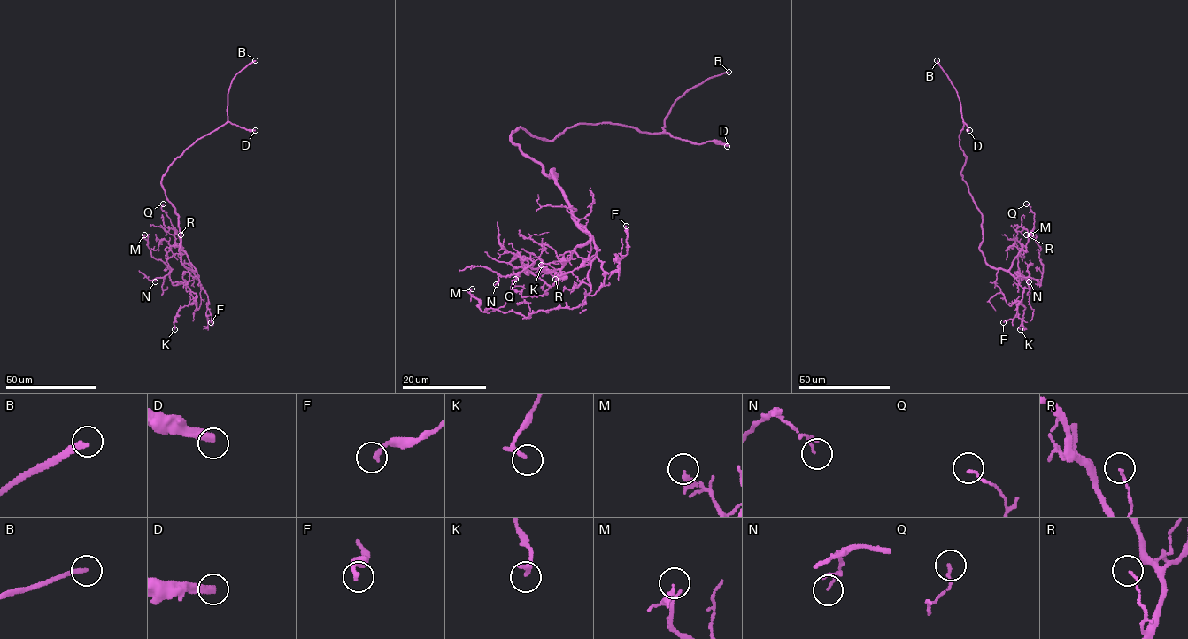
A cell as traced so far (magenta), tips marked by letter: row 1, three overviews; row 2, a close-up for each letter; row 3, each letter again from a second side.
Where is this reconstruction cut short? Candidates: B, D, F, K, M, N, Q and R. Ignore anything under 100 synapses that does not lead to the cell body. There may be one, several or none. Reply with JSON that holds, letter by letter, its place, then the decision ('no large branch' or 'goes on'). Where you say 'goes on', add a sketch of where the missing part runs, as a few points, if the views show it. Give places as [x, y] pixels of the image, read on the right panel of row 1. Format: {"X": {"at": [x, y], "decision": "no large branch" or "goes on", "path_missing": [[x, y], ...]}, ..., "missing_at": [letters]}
{"B": {"at": [937, 60], "decision": "goes on", "path_missing": [[937, 60], [898, 54], [901, 62], [894, 76], [898, 134], [913, 149], [939, 138], [920, 126], [906, 128]]}, "D": {"at": [969, 130], "decision": "goes on", "path_missing": [[969, 130], [967, 134], [958, 134], [958, 127], [952, 134], [942, 129], [948, 111], [944, 102], [934, 119]]}, "F": {"at": [1003, 322], "decision": "no large branch"}, "K": {"at": [1020, 329], "decision": "no large branch"}, "M": {"at": [1030, 234], "decision": "no large branch"}, "N": {"at": [1029, 281], "decision": "no large branch"}, "Q": {"at": [1026, 204], "decision": "no large branch"}, "R": {"at": [1026, 234], "decision": "no large branch"}, "missing_at": ["B", "D"]}

